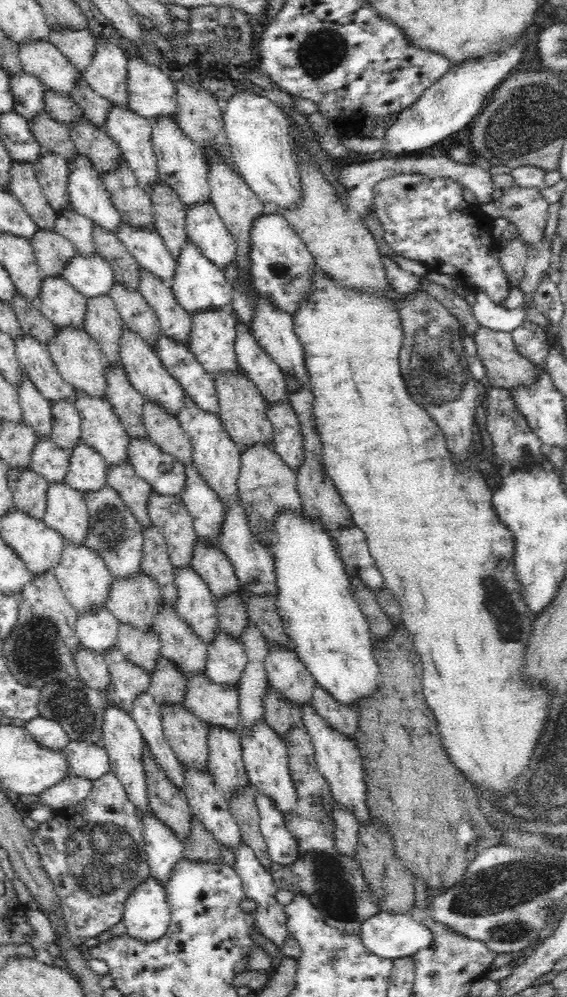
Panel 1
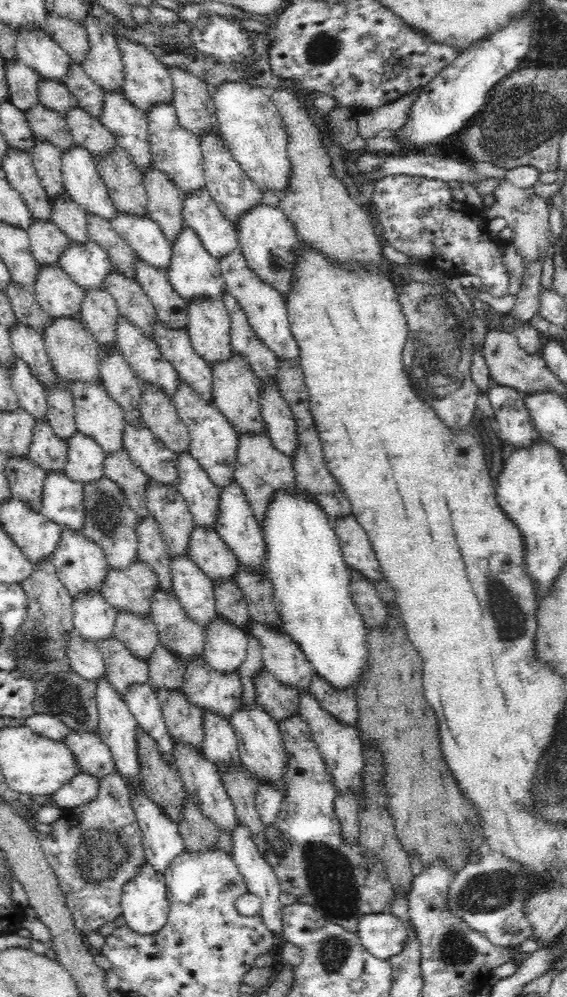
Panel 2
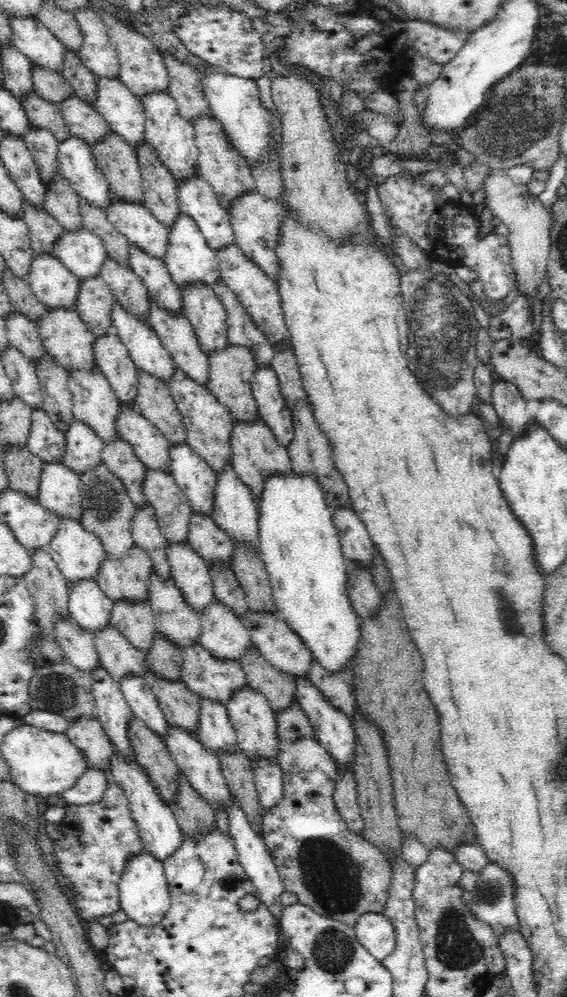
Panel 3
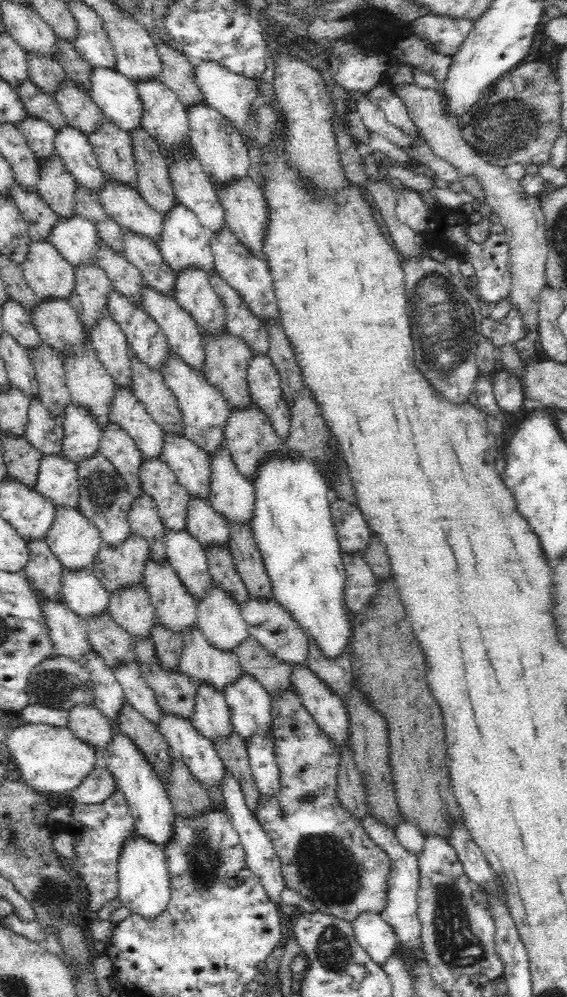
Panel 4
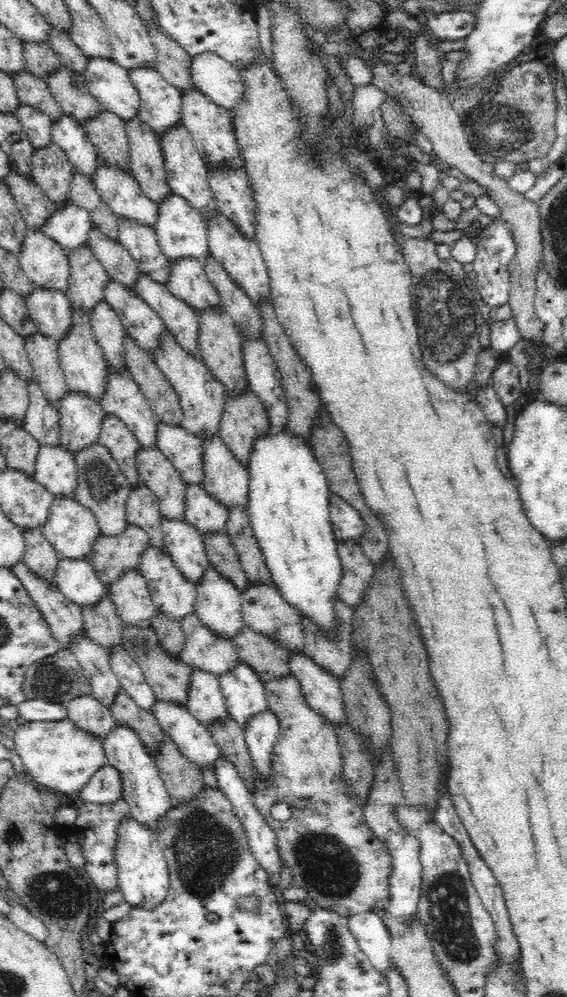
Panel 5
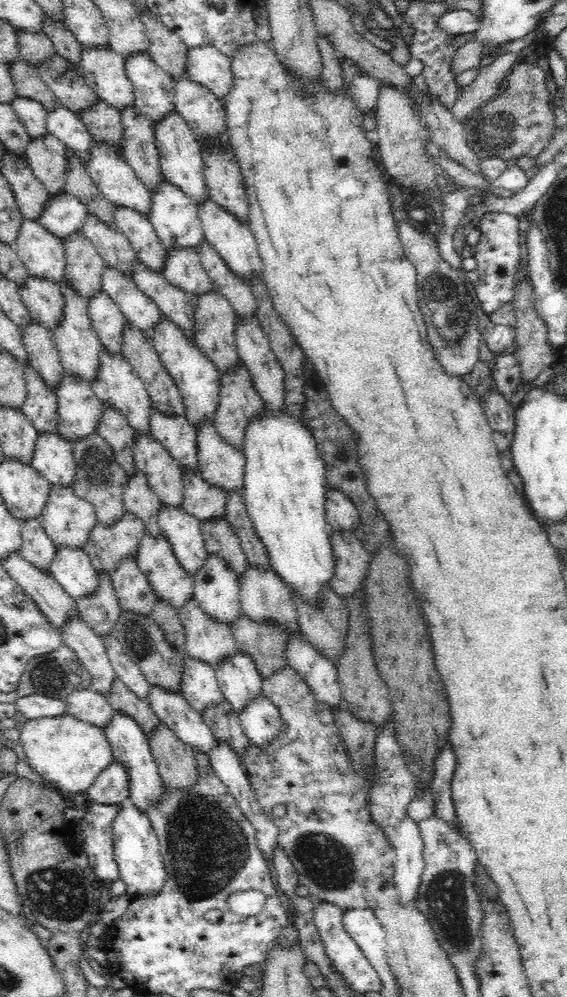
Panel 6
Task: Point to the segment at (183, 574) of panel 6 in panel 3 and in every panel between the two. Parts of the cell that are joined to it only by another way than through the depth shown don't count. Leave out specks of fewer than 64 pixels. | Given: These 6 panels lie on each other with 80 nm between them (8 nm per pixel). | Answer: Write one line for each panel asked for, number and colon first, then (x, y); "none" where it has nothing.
3: (177, 621)
4: (175, 607)
5: (173, 595)

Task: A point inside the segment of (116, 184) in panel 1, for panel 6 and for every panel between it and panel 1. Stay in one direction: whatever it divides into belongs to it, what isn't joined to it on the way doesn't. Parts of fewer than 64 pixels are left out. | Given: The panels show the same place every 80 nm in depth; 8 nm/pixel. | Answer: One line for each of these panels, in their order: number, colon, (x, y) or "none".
2: (124, 182)
3: (117, 160)
4: (113, 146)
5: (107, 132)
6: (103, 123)

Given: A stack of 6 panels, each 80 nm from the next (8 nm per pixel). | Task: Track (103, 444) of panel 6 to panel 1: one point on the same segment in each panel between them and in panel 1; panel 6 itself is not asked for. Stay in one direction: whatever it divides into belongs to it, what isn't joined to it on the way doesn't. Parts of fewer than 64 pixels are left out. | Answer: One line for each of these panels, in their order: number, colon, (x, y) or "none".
1: (116, 535)
2: (111, 522)
3: (107, 510)
4: (104, 498)
5: (102, 487)

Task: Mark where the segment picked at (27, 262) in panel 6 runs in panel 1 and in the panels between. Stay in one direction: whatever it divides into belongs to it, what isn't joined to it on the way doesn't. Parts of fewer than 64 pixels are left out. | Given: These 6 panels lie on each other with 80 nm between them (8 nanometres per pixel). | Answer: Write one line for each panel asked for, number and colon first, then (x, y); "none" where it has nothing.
1: (59, 302)
2: (59, 296)
3: (54, 285)
4: (50, 276)
5: (41, 258)

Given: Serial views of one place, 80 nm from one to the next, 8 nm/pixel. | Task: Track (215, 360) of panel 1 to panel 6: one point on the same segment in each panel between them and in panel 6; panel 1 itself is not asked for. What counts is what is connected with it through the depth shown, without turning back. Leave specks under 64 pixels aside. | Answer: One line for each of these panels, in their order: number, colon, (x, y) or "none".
2: (209, 326)
3: (200, 304)
4: (192, 290)
5: (188, 281)
6: (183, 268)

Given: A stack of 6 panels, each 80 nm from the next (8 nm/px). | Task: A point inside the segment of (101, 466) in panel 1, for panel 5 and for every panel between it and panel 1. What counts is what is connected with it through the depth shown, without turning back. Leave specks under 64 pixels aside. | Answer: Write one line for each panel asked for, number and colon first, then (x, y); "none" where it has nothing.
2: (85, 460)
3: (83, 450)
4: (81, 434)
5: (80, 416)

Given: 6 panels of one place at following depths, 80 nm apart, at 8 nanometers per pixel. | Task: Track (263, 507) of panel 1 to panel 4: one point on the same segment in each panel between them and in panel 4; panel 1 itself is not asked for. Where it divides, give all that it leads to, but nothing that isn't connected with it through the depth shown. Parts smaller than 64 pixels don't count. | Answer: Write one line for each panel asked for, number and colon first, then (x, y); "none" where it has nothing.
2: (261, 469)
3: (255, 454)
4: (248, 435)

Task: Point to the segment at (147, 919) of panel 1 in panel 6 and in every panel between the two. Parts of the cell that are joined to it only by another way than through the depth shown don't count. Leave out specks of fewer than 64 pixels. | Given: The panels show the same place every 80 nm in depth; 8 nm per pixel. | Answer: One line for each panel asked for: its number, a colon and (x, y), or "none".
2: (144, 901)
3: (144, 894)
4: (144, 883)
5: (142, 872)
6: (137, 848)

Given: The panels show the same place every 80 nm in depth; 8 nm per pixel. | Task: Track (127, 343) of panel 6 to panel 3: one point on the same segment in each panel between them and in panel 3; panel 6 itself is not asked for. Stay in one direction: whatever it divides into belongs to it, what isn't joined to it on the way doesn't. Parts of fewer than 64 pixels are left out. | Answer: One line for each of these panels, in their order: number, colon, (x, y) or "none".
3: (153, 399)
4: (148, 384)
5: (164, 401)

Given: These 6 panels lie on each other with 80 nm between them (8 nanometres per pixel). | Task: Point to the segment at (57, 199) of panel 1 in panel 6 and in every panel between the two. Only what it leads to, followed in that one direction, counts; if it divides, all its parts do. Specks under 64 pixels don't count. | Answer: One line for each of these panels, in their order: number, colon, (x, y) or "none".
2: (46, 157)
3: (43, 145)
4: (40, 135)
5: (38, 126)
6: (32, 115)

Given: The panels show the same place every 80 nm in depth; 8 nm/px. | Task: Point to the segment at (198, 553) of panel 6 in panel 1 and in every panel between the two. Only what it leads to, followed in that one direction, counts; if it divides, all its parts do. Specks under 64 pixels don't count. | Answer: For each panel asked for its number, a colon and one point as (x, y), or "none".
1: (196, 605)
2: (195, 592)
3: (191, 575)
4: (186, 555)
5: (182, 540)

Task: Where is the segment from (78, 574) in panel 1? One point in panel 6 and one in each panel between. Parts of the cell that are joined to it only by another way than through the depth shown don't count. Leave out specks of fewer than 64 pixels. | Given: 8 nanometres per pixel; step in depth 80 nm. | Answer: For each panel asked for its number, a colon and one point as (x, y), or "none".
2: (81, 565)
3: (78, 553)
4: (74, 540)
5: (71, 528)
6: (67, 519)

